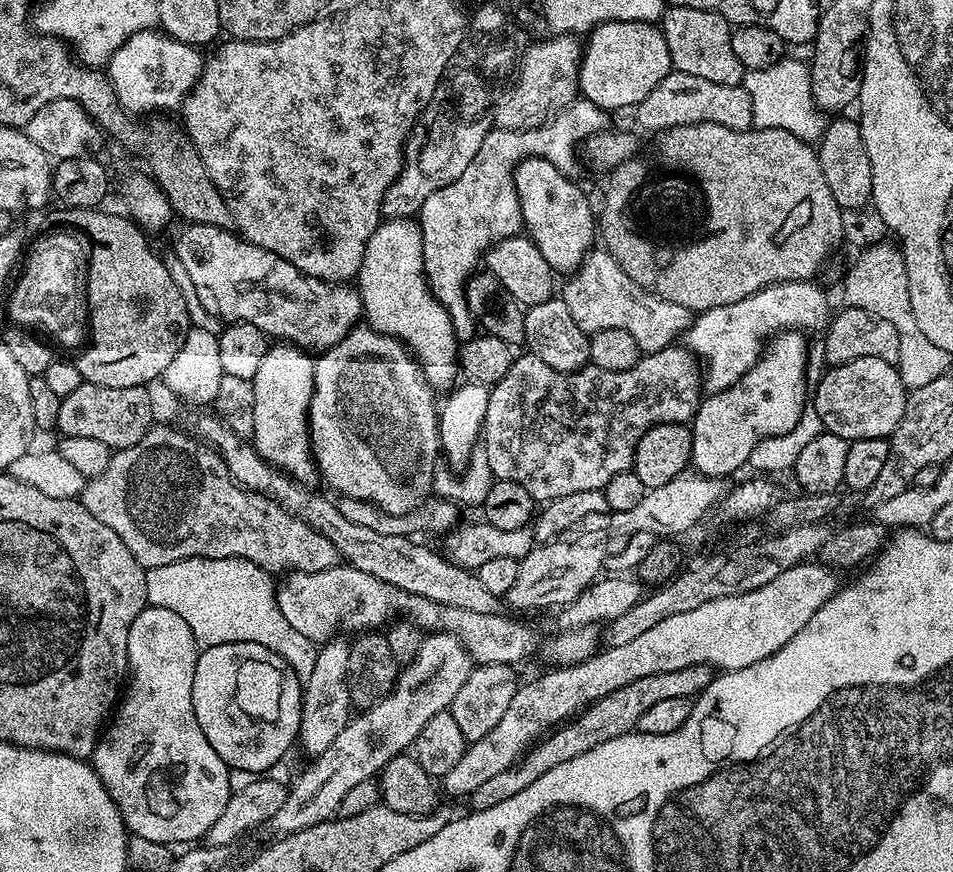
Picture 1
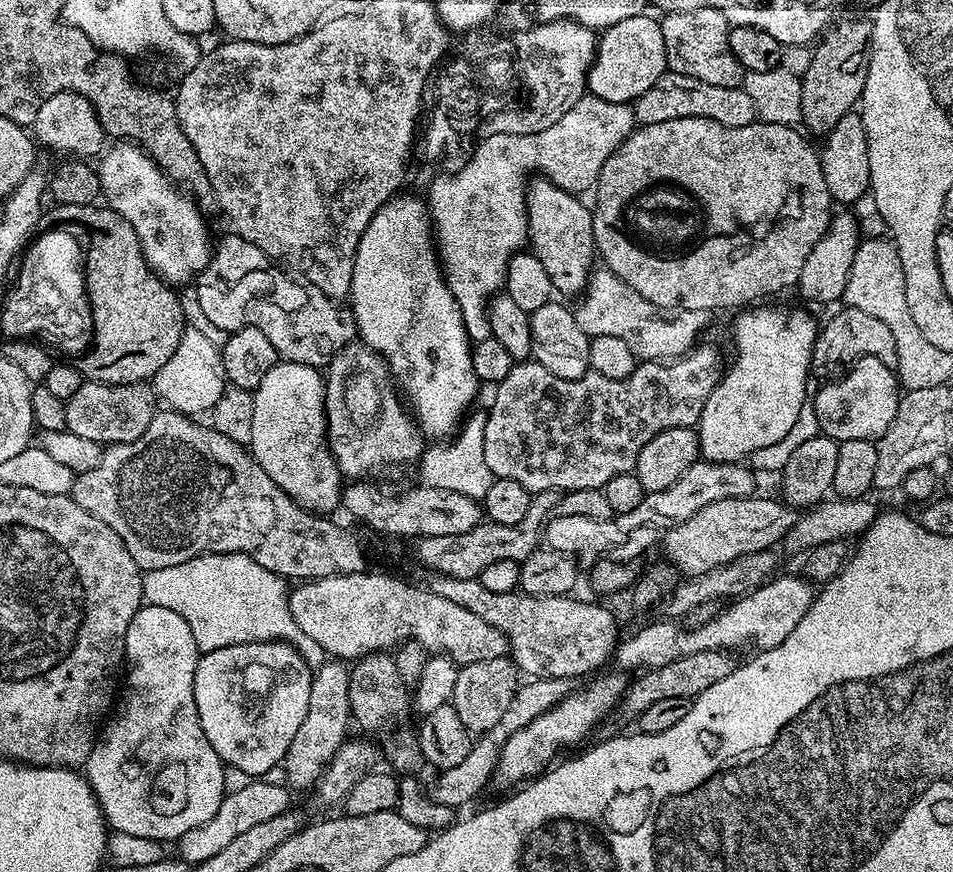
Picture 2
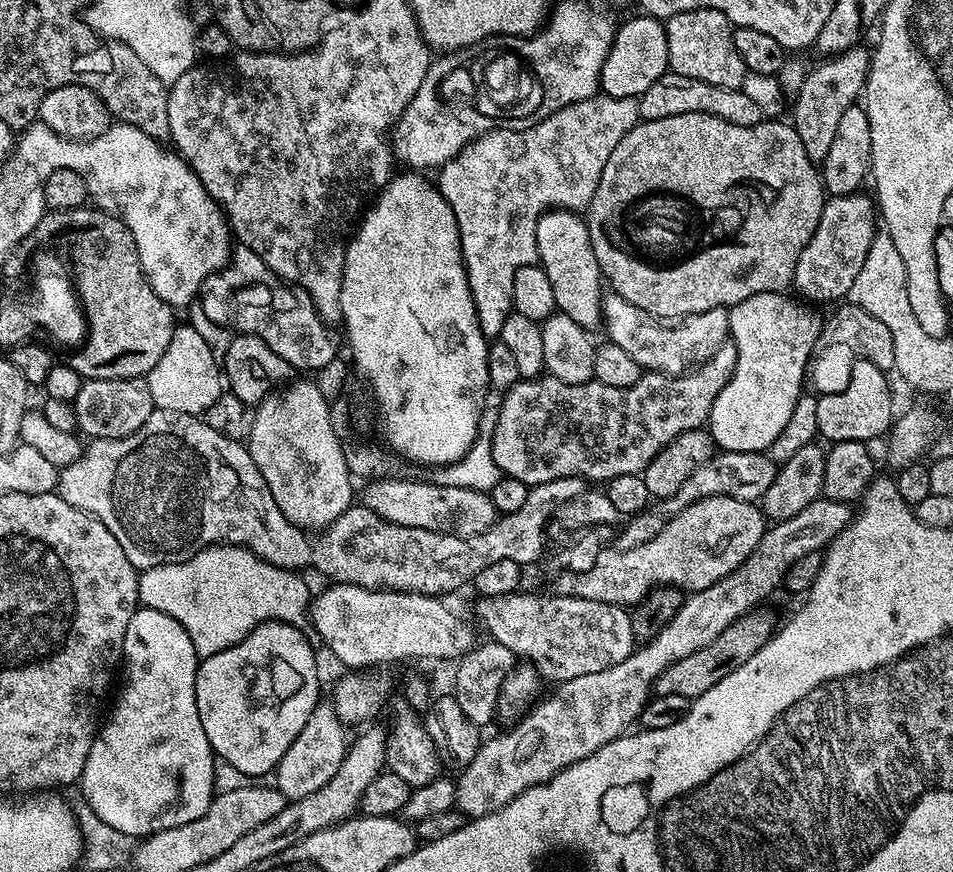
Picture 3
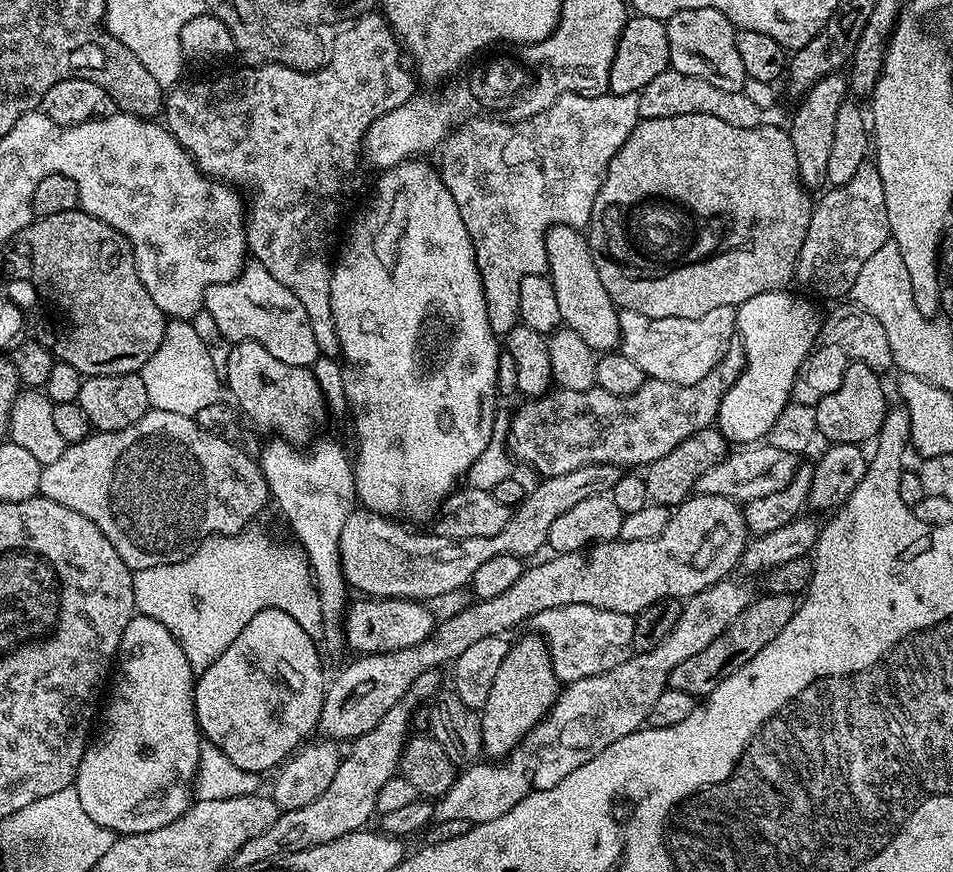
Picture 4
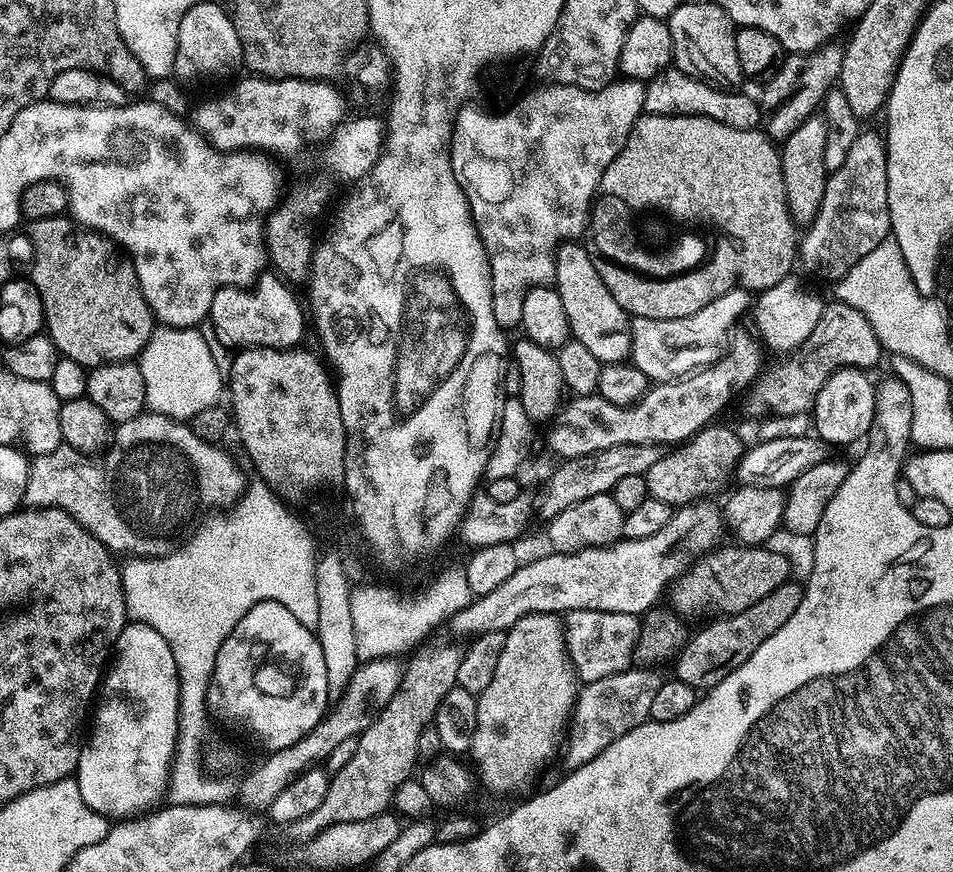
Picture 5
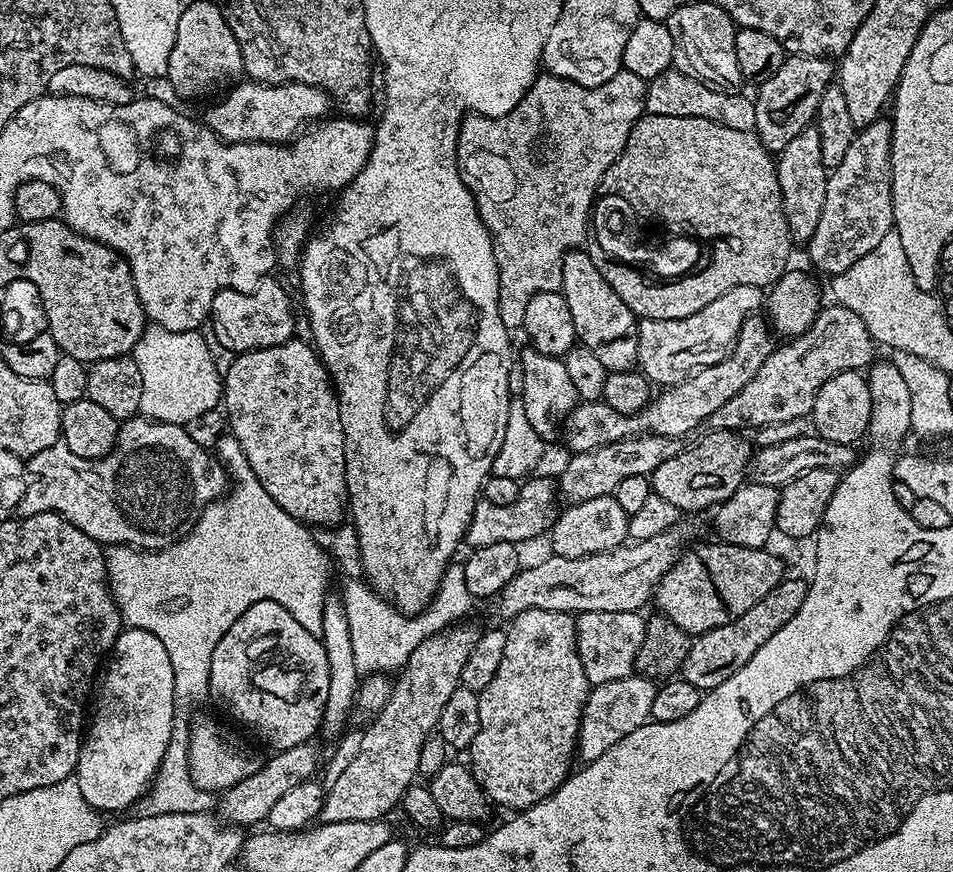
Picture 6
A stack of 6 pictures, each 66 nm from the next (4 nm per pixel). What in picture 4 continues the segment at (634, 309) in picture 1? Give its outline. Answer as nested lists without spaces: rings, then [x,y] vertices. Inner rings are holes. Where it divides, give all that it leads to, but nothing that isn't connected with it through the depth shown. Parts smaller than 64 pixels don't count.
[[[718,306],[714,310],[709,310],[706,314],[702,314],[702,318],[646,318],[646,314],[634,314],[634,310],[623,310],[620,315],[620,347],[619,351],[624,353],[626,358],[630,358],[640,370],[644,372],[645,377],[653,380],[661,380],[662,382],[670,382],[671,384],[693,384],[699,382],[702,378],[706,378],[706,374],[710,374],[710,370],[714,370],[714,366],[718,366],[718,362],[722,362],[722,354],[726,354],[726,350],[730,346],[730,342],[737,335],[736,331],[736,308],[733,306]]]

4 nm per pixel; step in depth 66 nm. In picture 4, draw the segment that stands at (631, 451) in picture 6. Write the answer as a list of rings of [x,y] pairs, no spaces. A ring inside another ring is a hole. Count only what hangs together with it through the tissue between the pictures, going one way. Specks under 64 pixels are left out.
[[[583,464],[578,470],[570,470],[566,474],[557,476],[545,476],[539,481],[536,489],[529,491],[524,500],[517,504],[511,513],[509,521],[498,534],[488,538],[462,538],[452,540],[450,537],[430,534],[423,536],[420,532],[411,532],[403,523],[395,519],[379,516],[376,512],[369,512],[367,508],[360,506],[346,518],[346,526],[342,526],[340,535],[340,569],[346,578],[349,589],[356,588],[361,597],[375,598],[377,600],[418,600],[421,602],[433,602],[438,596],[446,596],[458,588],[467,589],[471,585],[474,573],[490,558],[498,558],[498,554],[510,554],[521,558],[529,558],[548,542],[550,522],[566,514],[582,498],[591,496],[603,496],[611,493],[612,487],[622,475],[621,469],[615,464]]]

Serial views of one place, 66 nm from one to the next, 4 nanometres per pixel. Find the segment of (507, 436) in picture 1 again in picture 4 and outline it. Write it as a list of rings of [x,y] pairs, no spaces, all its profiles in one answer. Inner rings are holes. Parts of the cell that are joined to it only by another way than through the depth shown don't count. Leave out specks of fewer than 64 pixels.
[[[732,339],[730,342],[730,346],[726,350],[726,354],[722,354],[722,362],[718,362],[718,366],[714,366],[714,370],[710,370],[710,374],[706,374],[706,378],[702,378],[699,382],[694,382],[693,384],[671,384],[670,382],[662,382],[661,380],[653,380],[651,378],[645,379],[644,385],[634,393],[629,396],[615,396],[614,394],[610,394],[609,390],[604,390],[600,387],[592,387],[590,389],[586,389],[585,392],[582,390],[568,390],[561,387],[553,387],[551,390],[544,393],[542,396],[538,396],[535,398],[528,398],[523,401],[524,405],[521,406],[520,409],[515,413],[514,411],[511,413],[510,419],[508,421],[508,451],[513,459],[513,461],[519,462],[520,460],[524,464],[529,464],[530,467],[533,468],[534,471],[537,472],[537,477],[543,478],[545,476],[557,476],[558,474],[566,474],[570,470],[578,470],[578,466],[582,466],[583,464],[615,464],[617,466],[625,466],[624,464],[641,464],[641,466],[647,466],[653,464],[658,458],[662,458],[662,454],[670,454],[670,450],[674,450],[674,446],[678,446],[678,442],[682,442],[686,438],[690,438],[690,434],[698,434],[698,430],[702,430],[703,428],[711,428],[715,425],[716,415],[718,414],[718,410],[722,406],[722,398],[726,394],[726,390],[730,390],[730,386],[734,386],[734,382],[740,377],[740,372],[744,369],[744,348],[740,345],[739,339]]]

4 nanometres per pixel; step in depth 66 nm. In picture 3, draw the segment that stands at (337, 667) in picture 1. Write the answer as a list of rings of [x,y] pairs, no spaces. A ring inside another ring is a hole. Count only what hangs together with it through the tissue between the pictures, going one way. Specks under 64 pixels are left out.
[[[331,703],[317,704],[316,709],[312,711],[310,722],[302,726],[302,734],[298,734],[294,742],[290,742],[290,750],[286,750],[286,754],[282,754],[282,758],[276,763],[274,787],[290,802],[306,798],[314,794],[314,790],[322,790],[322,786],[326,786],[326,782],[334,778],[338,766],[342,766],[342,758],[350,743],[349,737],[344,737],[344,732],[345,725],[336,717]]]

